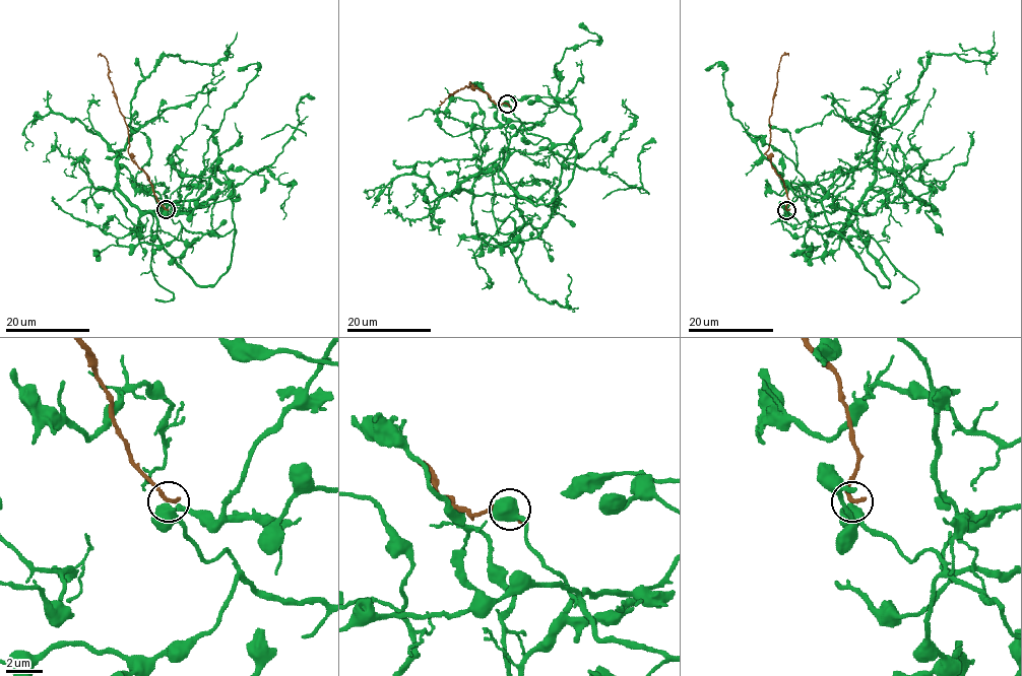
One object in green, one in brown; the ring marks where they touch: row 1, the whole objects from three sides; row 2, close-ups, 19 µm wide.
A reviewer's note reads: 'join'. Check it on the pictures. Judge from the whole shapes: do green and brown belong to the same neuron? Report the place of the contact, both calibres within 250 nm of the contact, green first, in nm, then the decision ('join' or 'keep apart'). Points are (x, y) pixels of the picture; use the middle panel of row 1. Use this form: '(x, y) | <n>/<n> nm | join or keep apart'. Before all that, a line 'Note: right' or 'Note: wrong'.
Note: wrong
(507, 104) | 500/280 nm | keep apart

